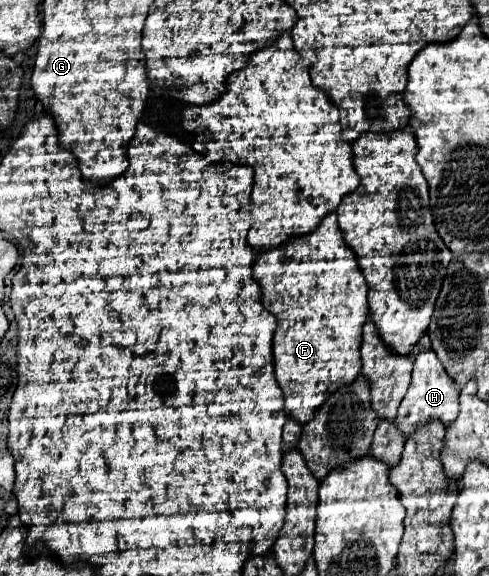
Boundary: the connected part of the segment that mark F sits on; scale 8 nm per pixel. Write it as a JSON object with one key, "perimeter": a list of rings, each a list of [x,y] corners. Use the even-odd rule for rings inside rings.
{"perimeter":[[[328,214],[312,234],[296,236],[274,250],[258,254],[252,278],[260,286],[264,308],[278,320],[274,332],[274,374],[284,392],[284,412],[296,422],[306,424],[338,386],[354,382],[360,374],[362,326],[368,320],[366,280],[358,268],[356,254],[342,238],[336,214]]]}

